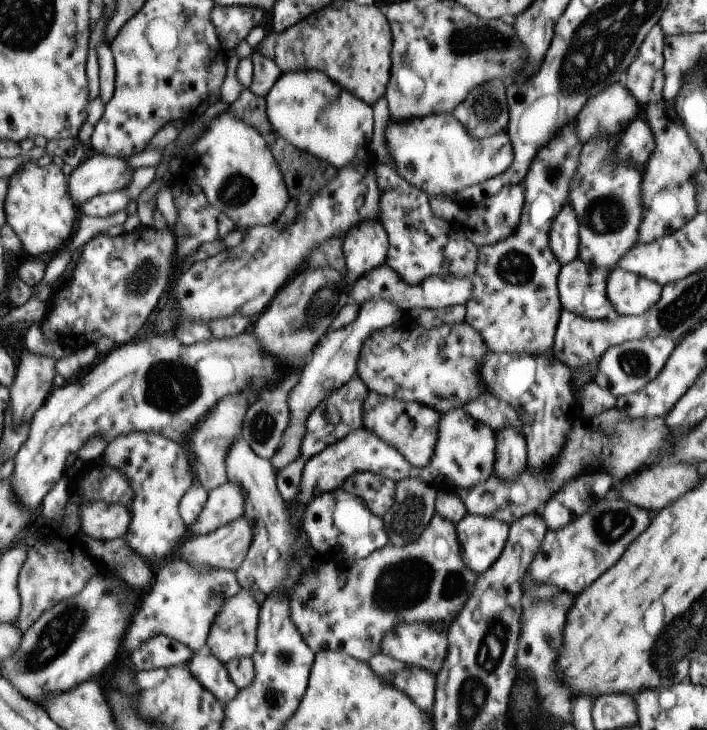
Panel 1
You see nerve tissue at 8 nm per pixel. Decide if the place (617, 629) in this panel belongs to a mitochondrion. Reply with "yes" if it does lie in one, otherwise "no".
no

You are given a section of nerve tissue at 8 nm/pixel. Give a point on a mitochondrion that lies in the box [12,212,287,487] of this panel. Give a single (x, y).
(170, 378)

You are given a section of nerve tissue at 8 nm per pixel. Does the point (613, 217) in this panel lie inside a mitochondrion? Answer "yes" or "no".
yes

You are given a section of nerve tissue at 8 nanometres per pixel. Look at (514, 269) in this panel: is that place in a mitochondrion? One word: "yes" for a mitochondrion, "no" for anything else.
yes

